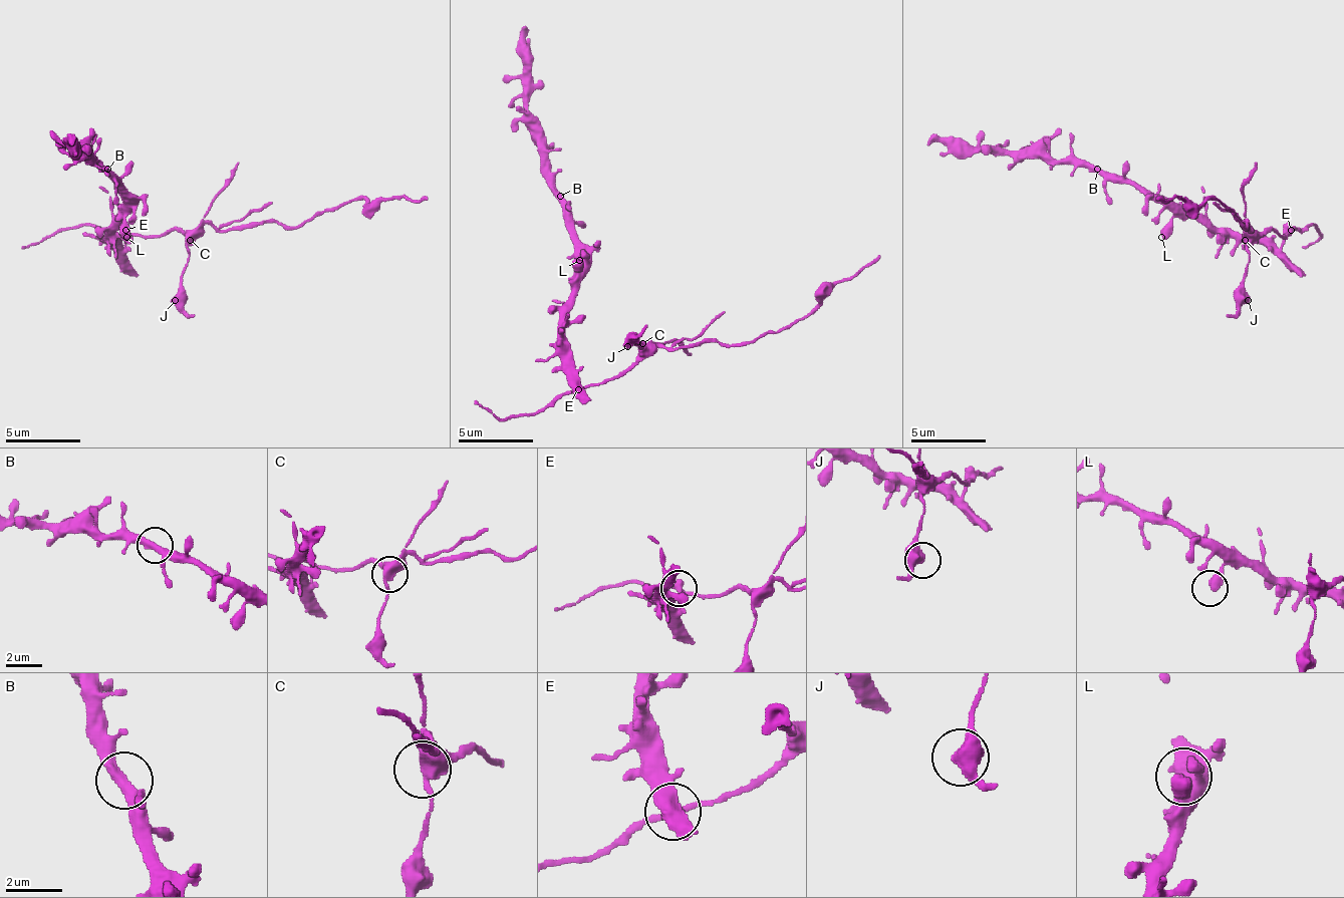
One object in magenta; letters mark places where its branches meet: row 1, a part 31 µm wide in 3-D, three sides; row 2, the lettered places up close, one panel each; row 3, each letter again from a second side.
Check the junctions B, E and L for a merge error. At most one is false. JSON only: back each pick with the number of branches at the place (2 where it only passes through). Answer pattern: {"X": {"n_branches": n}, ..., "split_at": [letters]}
{"E": {"n_branches": 3}, "split_at": ["E"]}

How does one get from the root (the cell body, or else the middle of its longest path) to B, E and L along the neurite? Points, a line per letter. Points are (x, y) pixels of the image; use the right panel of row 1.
B: (1267, 248), (1211, 233), (1131, 184), (1112, 184), (1097, 169)
E: (1267, 248), (1278, 248), (1282, 237), (1290, 229)
L: (1267, 248), (1252, 240), (1211, 233), (1191, 218), (1176, 218), (1161, 237)

